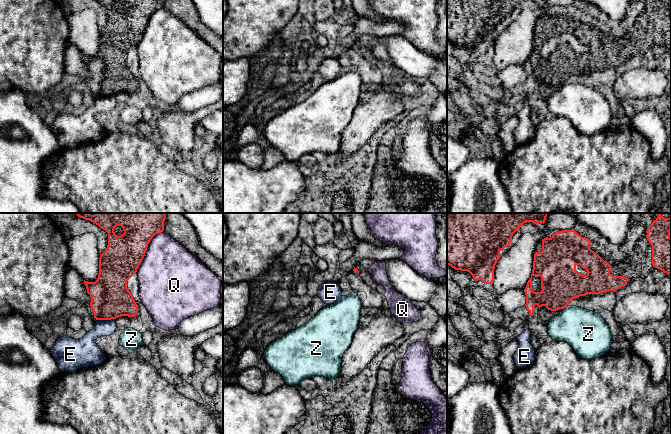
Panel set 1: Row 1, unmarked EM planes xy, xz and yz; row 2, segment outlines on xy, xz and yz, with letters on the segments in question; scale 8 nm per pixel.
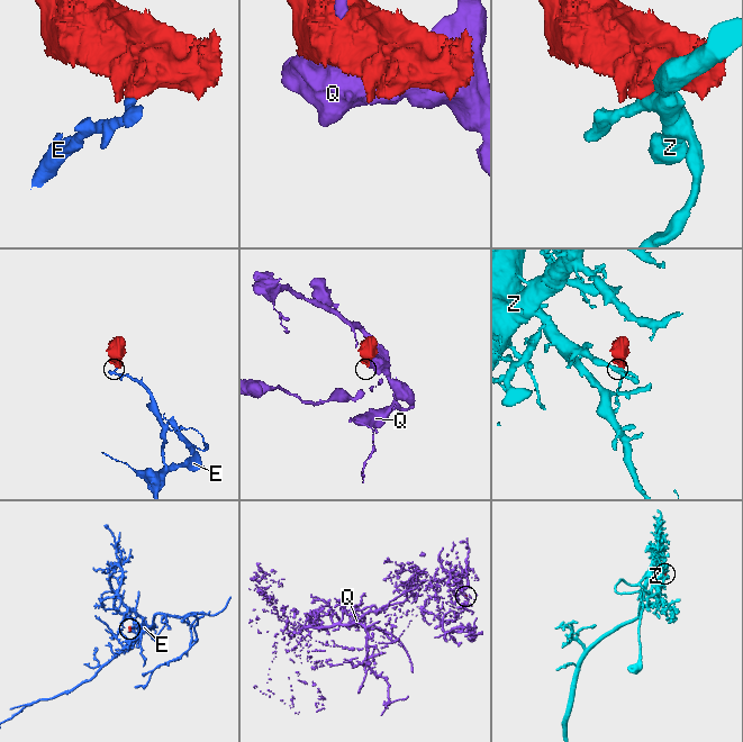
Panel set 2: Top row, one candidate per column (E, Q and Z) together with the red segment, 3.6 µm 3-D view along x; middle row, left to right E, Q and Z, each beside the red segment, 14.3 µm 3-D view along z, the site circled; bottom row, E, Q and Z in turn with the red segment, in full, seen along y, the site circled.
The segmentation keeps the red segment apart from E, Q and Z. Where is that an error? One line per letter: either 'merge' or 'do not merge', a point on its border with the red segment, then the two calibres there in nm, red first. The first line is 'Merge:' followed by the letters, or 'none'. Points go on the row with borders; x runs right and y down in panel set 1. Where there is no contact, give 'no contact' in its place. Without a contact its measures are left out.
Merge: none
E: do not merge | xy (106, 319) | 320/130 nm
Q: do not merge | xy (146, 249) | 340/460 nm
Z: do not merge | yz (564, 307) | 320/340 nm

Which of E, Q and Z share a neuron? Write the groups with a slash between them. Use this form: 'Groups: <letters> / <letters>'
Groups: E / Q / Z

